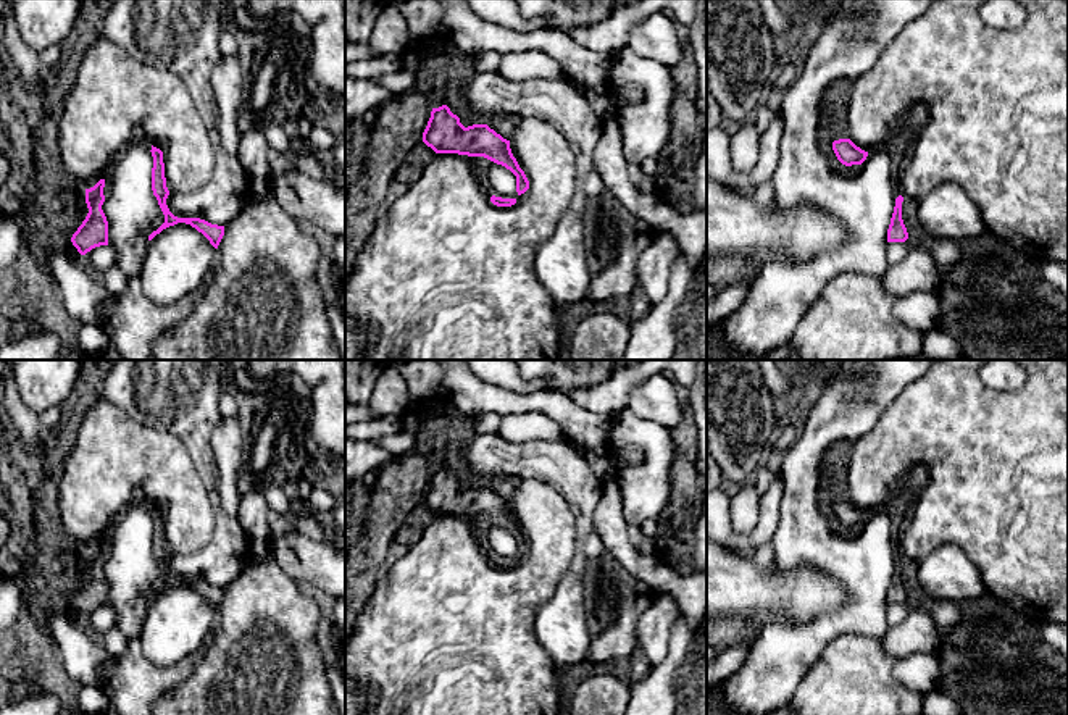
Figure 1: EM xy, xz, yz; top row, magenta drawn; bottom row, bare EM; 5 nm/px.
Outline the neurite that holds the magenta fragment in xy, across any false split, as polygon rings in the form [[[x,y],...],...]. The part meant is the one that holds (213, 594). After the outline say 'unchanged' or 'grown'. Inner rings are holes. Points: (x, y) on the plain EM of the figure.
[[[152,507],[150,513],[153,518],[152,552],[153,552],[153,557],[156,558],[158,567],[165,576],[165,584],[148,597],[148,602],[152,602],[156,596],[160,596],[163,591],[166,591],[169,587],[174,587],[177,584],[186,584],[186,586],[190,586],[192,589],[195,589],[198,594],[202,594],[210,602],[210,605],[215,610],[218,610],[218,607],[224,597],[224,587],[211,586],[200,579],[177,579],[169,573],[169,570],[166,567],[169,552],[166,549],[163,513],[153,507]]]; unchanged

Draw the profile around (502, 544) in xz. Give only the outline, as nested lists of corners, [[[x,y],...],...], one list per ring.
[[[486,521],[482,528],[482,542],[487,552],[502,560],[516,560],[516,537],[502,526]]]

